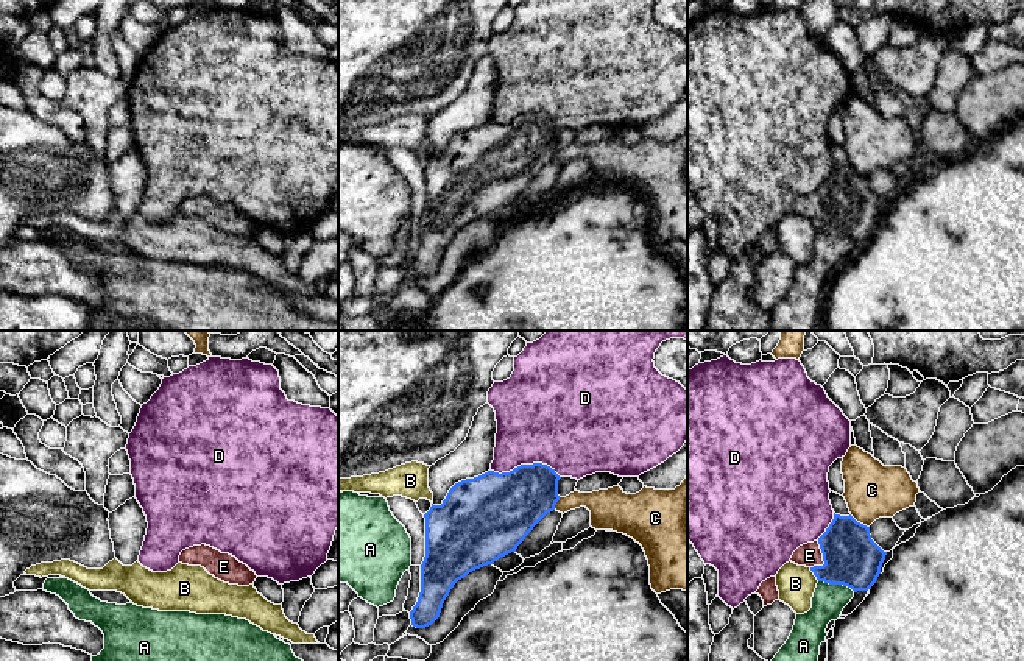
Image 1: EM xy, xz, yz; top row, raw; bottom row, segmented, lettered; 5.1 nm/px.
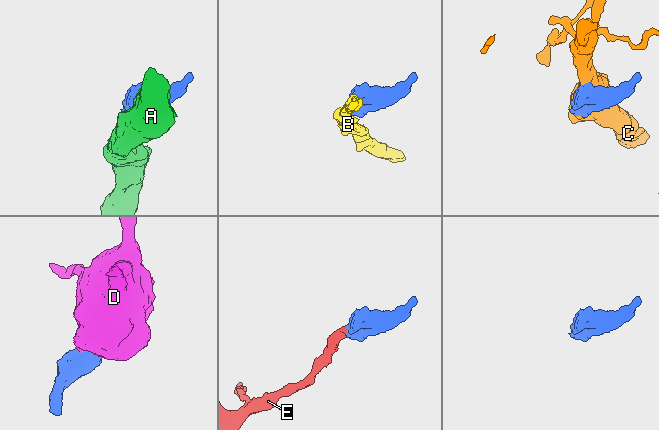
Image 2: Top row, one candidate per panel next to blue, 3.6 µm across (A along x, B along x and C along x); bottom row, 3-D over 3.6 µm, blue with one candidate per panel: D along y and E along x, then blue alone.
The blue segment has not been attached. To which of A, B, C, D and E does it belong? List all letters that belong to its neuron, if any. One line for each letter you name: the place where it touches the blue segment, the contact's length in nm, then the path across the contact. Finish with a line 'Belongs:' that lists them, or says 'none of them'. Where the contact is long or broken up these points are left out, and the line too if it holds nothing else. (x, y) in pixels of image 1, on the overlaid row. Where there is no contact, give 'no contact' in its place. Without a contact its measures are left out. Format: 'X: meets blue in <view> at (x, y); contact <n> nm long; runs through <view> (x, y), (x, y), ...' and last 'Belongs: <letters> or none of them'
E: meets blue in yz at (823, 558); contact 150 nm long; runs through yz (851, 558), (823, 558), (809, 555)
Belongs: E

